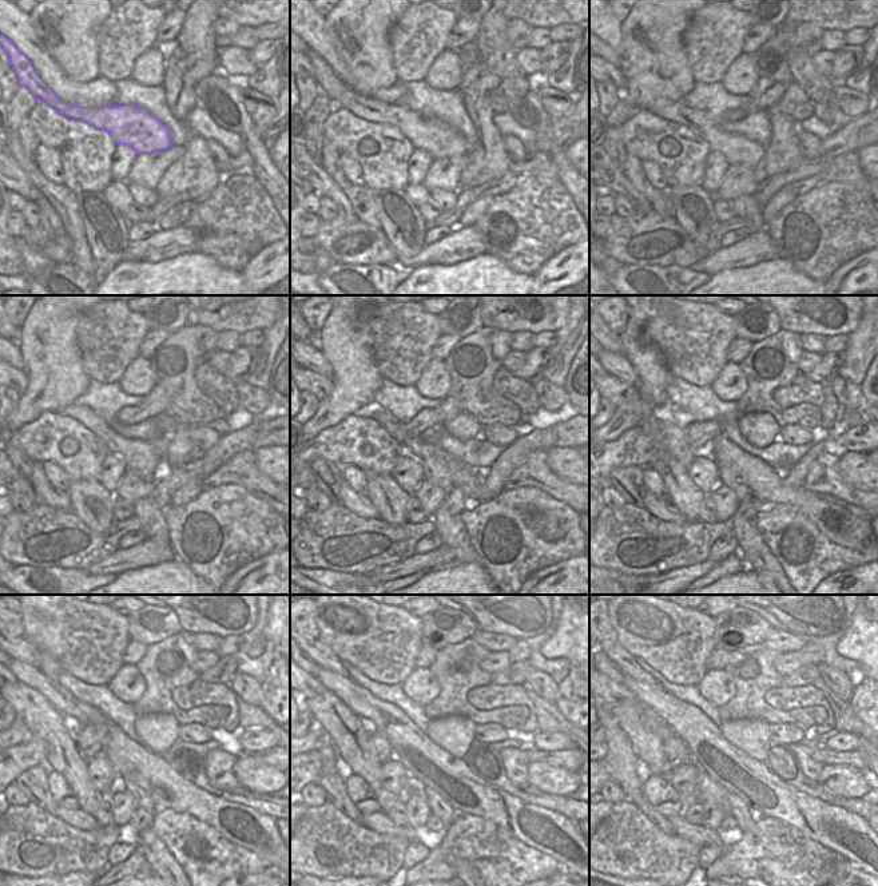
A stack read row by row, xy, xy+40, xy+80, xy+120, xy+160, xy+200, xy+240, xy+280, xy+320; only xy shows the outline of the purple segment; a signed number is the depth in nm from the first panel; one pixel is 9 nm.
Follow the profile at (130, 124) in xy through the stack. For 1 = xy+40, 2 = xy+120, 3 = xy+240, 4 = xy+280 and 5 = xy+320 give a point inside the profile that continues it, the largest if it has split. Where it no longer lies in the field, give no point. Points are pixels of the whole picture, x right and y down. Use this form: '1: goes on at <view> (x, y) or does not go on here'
1: goes on at xy+40 (436, 138)
2: goes on at xy+120 (139, 455)
3: goes on at xy+240 (142, 799)
4: goes on at xy+280 (438, 807)
5: goes on at xy+320 (741, 811)

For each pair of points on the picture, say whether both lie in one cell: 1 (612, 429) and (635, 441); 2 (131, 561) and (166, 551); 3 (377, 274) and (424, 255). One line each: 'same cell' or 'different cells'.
1: different cells
2: same cell
3: different cells

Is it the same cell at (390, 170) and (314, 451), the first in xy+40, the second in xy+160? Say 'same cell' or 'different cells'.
same cell

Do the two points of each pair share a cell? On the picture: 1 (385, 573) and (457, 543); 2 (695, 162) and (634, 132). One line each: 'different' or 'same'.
1: different
2: same

